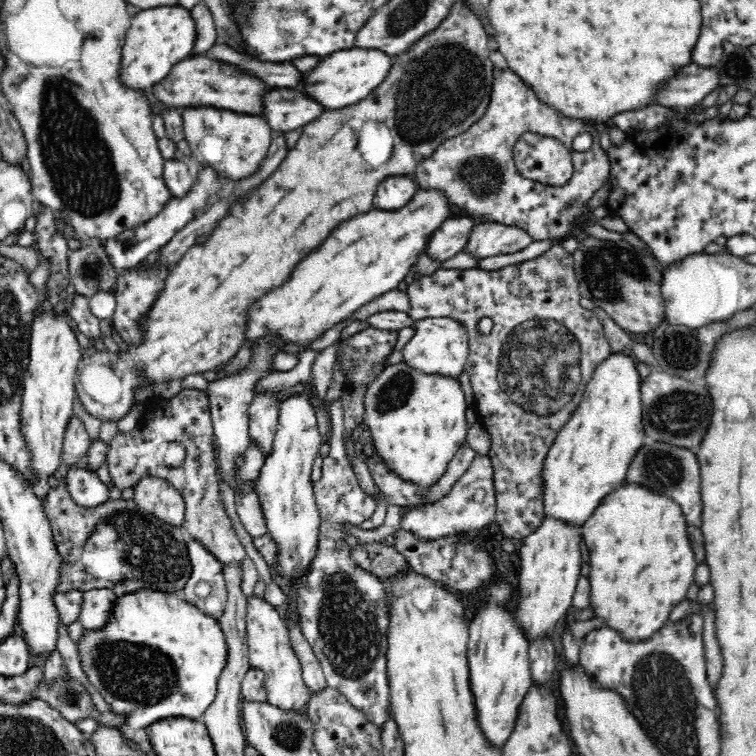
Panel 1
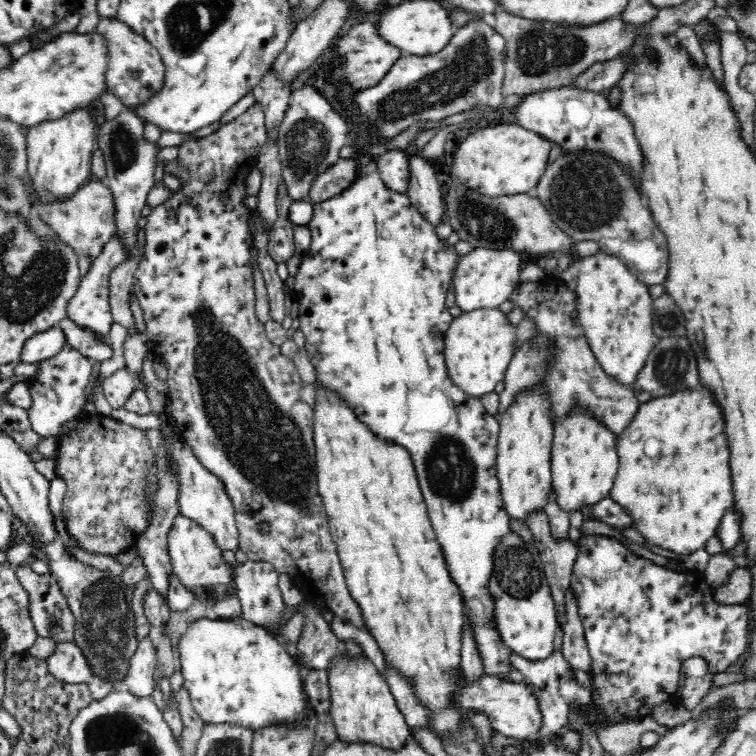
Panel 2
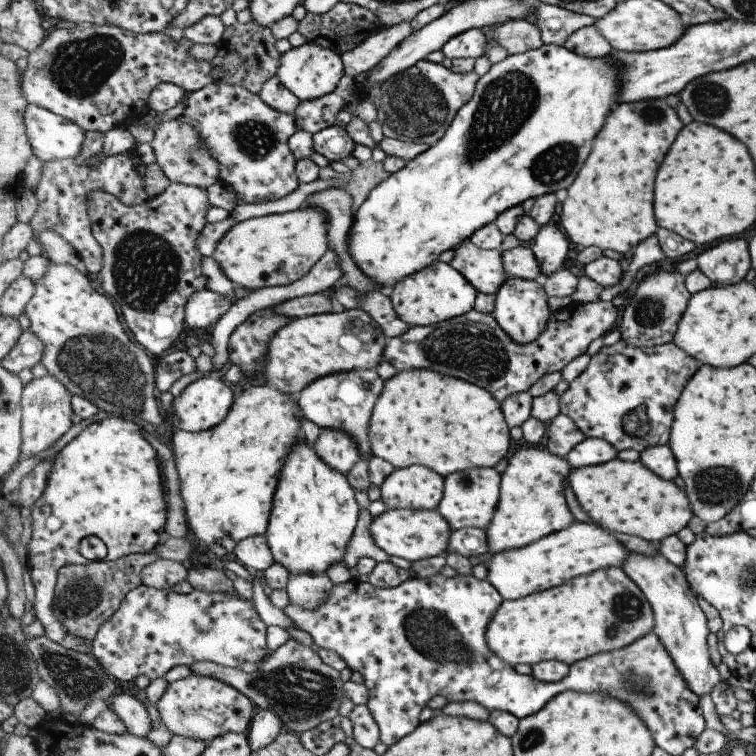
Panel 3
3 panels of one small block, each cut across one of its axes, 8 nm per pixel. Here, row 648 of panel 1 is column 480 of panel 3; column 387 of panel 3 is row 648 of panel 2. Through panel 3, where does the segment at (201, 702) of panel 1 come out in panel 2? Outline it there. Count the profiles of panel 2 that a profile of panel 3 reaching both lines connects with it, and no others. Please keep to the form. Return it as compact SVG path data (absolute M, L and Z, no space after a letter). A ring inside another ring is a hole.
M241 616L234 620L195 620L180 638L179 653L183 686L190 693L194 710L206 724L242 725L253 731L274 725L286 725L286 728L294 729L308 725L310 704L305 696L301 667L291 648L270 635L266 629Z

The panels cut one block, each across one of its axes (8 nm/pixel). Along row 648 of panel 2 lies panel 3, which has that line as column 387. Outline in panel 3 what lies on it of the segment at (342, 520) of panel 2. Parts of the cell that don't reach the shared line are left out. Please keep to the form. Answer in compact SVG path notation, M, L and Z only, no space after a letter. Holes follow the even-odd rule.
M429 369L398 372L384 386L373 411L370 439L375 457L392 462L397 469L425 465L448 477L479 467L497 466L511 450L511 434L502 404L484 387Z

